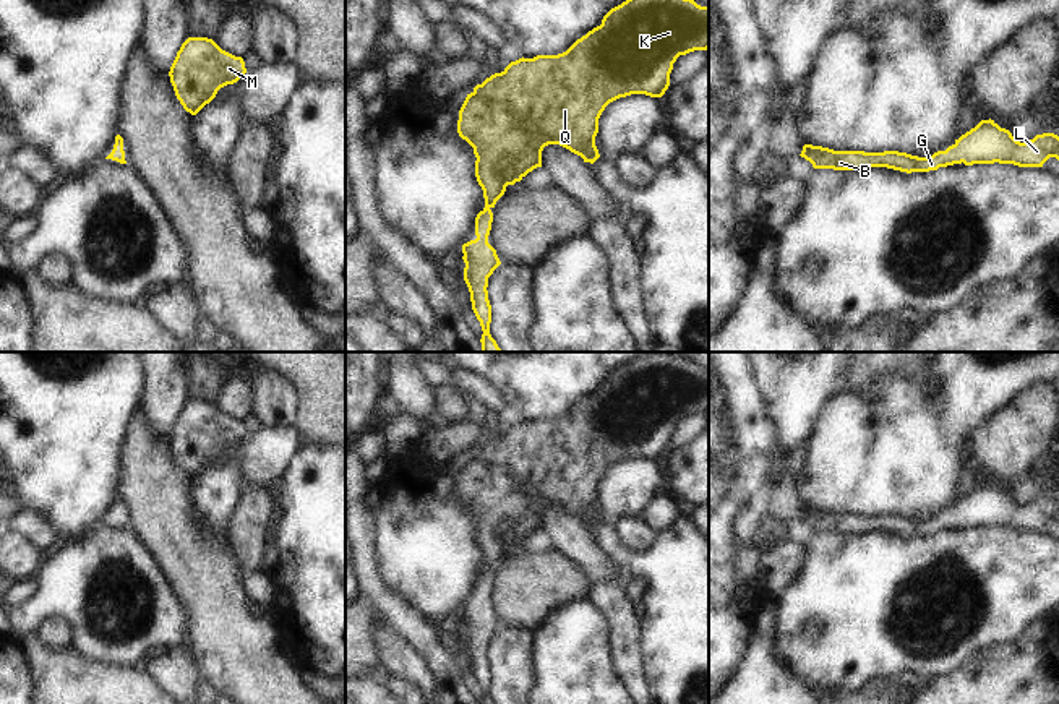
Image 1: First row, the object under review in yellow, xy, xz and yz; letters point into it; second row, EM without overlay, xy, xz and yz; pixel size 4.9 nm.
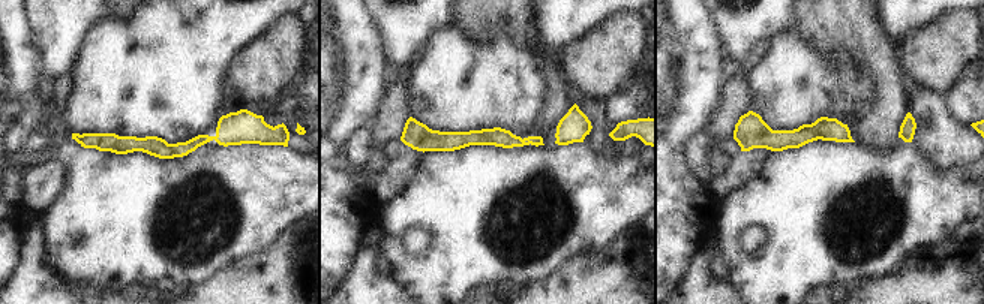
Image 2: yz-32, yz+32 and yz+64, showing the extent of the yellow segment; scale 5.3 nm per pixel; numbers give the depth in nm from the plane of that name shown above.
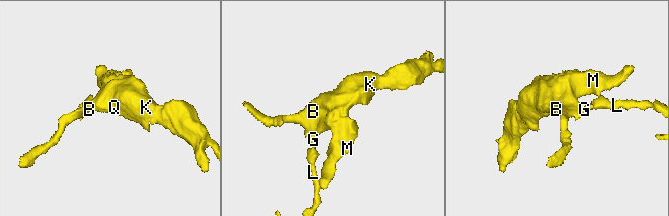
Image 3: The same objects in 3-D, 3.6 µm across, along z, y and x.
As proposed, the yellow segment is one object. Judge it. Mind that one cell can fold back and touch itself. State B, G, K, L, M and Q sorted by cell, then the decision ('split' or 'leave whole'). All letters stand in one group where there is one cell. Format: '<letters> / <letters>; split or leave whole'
B G K L M Q; leave whole

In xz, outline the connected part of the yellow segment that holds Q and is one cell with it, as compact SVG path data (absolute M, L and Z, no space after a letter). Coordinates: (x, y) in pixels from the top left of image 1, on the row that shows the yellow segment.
M626 0L611 8L602 24L577 39L558 55L537 55L511 62L467 94L457 120L457 133L477 157L475 177L483 190L485 208L475 217L475 240L462 245L464 281L472 310L482 326L482 352L501 352L490 334L491 305L488 277L501 264L488 243L496 201L508 185L521 182L542 167L542 151L560 144L594 164L600 154L595 146L598 118L605 107L631 94L662 97L670 86L670 73L680 55L709 49L709 6L694 0Z

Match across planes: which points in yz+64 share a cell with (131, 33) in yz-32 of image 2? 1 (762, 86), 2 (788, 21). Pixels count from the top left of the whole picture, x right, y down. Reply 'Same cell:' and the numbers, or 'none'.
Same cell: 1

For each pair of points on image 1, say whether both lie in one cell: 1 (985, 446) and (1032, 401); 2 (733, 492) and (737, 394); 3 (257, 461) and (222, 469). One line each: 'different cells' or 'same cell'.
1: same cell
2: same cell
3: different cells

